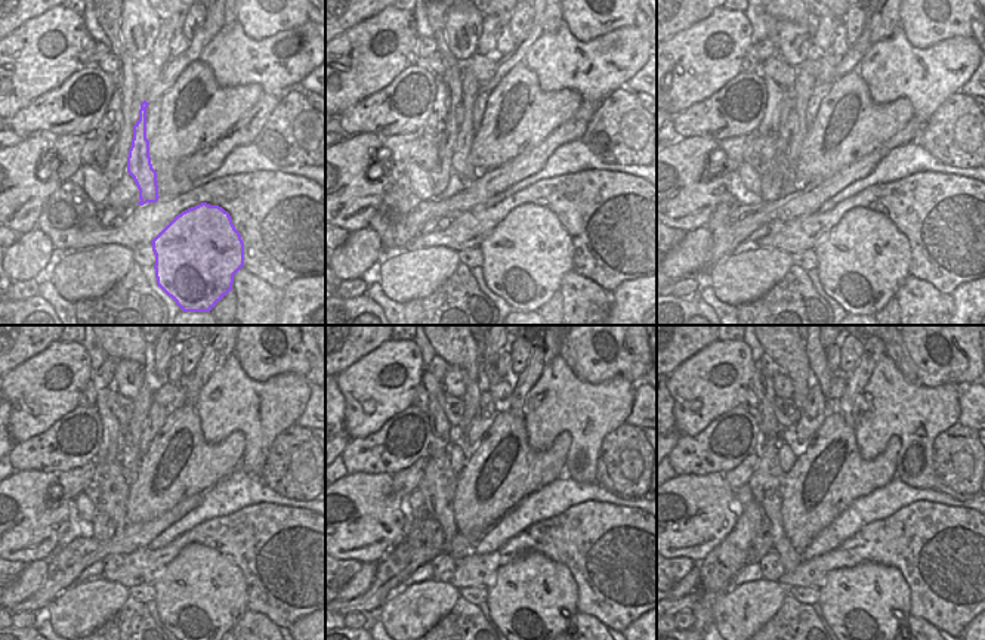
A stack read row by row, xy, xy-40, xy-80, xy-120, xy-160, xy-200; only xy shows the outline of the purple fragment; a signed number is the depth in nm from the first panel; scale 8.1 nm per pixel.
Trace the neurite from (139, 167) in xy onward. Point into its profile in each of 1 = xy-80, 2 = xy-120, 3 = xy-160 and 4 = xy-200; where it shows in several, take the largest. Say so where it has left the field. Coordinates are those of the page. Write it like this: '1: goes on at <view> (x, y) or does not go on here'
1: goes on at xy-80 (805, 82)
2: goes on at xy-120 (142, 404)
3: goes on at xy-160 (463, 355)
4: goes on at xy-200 (790, 355)

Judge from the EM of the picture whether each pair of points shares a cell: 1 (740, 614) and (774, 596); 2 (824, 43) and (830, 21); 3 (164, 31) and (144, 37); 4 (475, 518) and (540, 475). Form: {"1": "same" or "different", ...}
{"1": "same", "2": "same", "3": "different", "4": "same"}

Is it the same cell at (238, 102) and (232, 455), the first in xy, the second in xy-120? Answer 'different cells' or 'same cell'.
same cell

